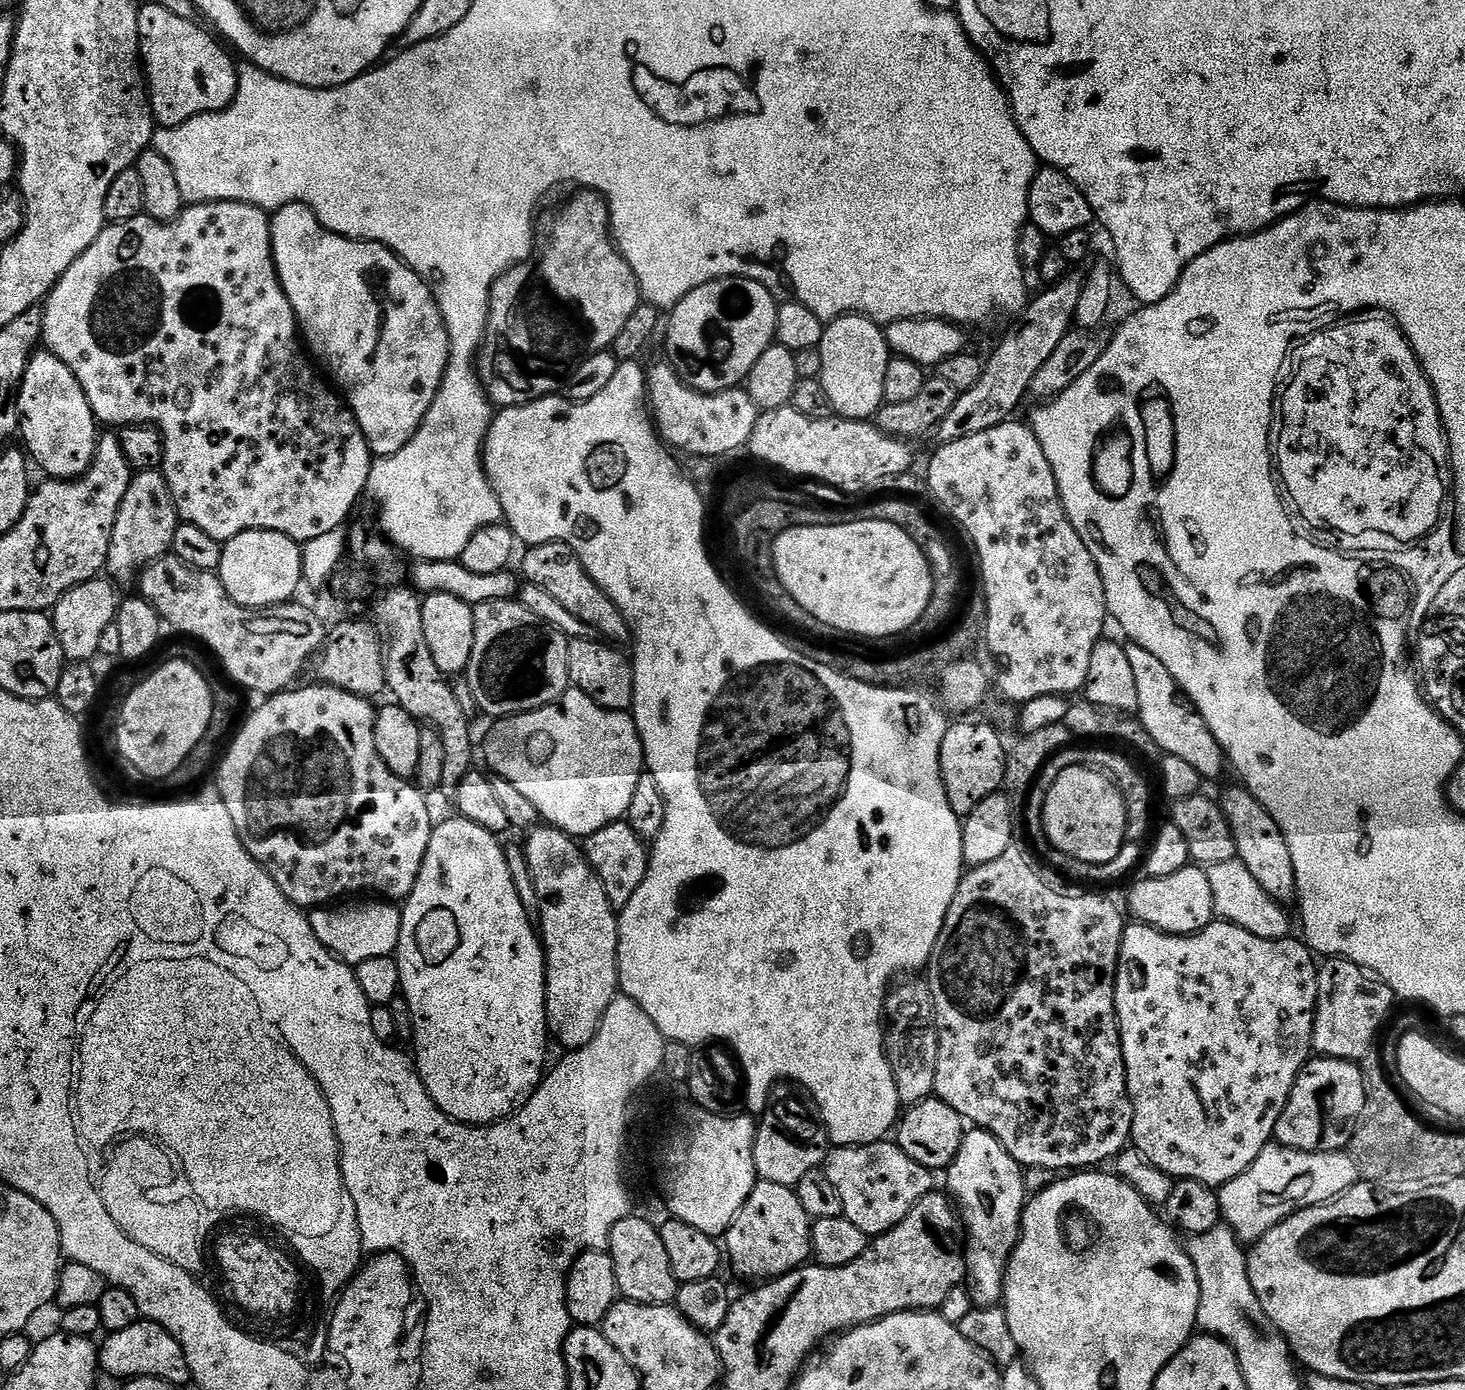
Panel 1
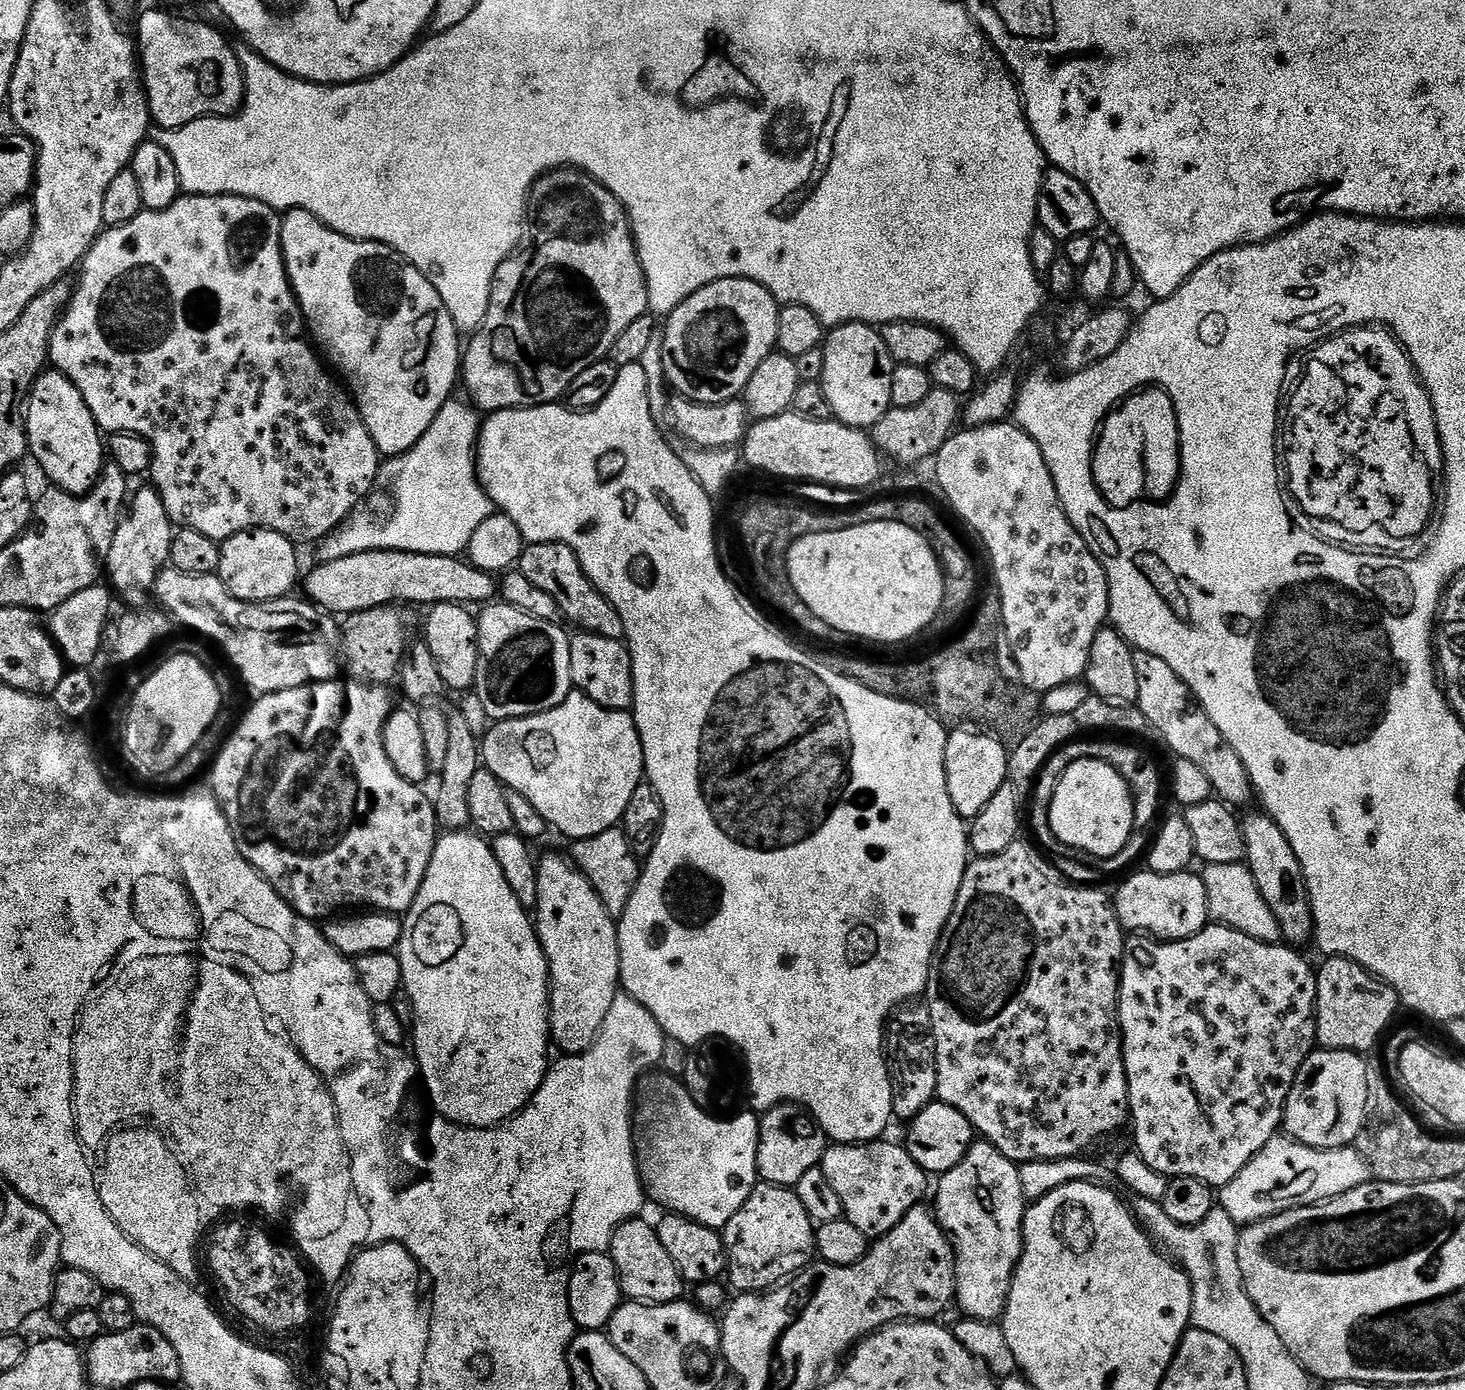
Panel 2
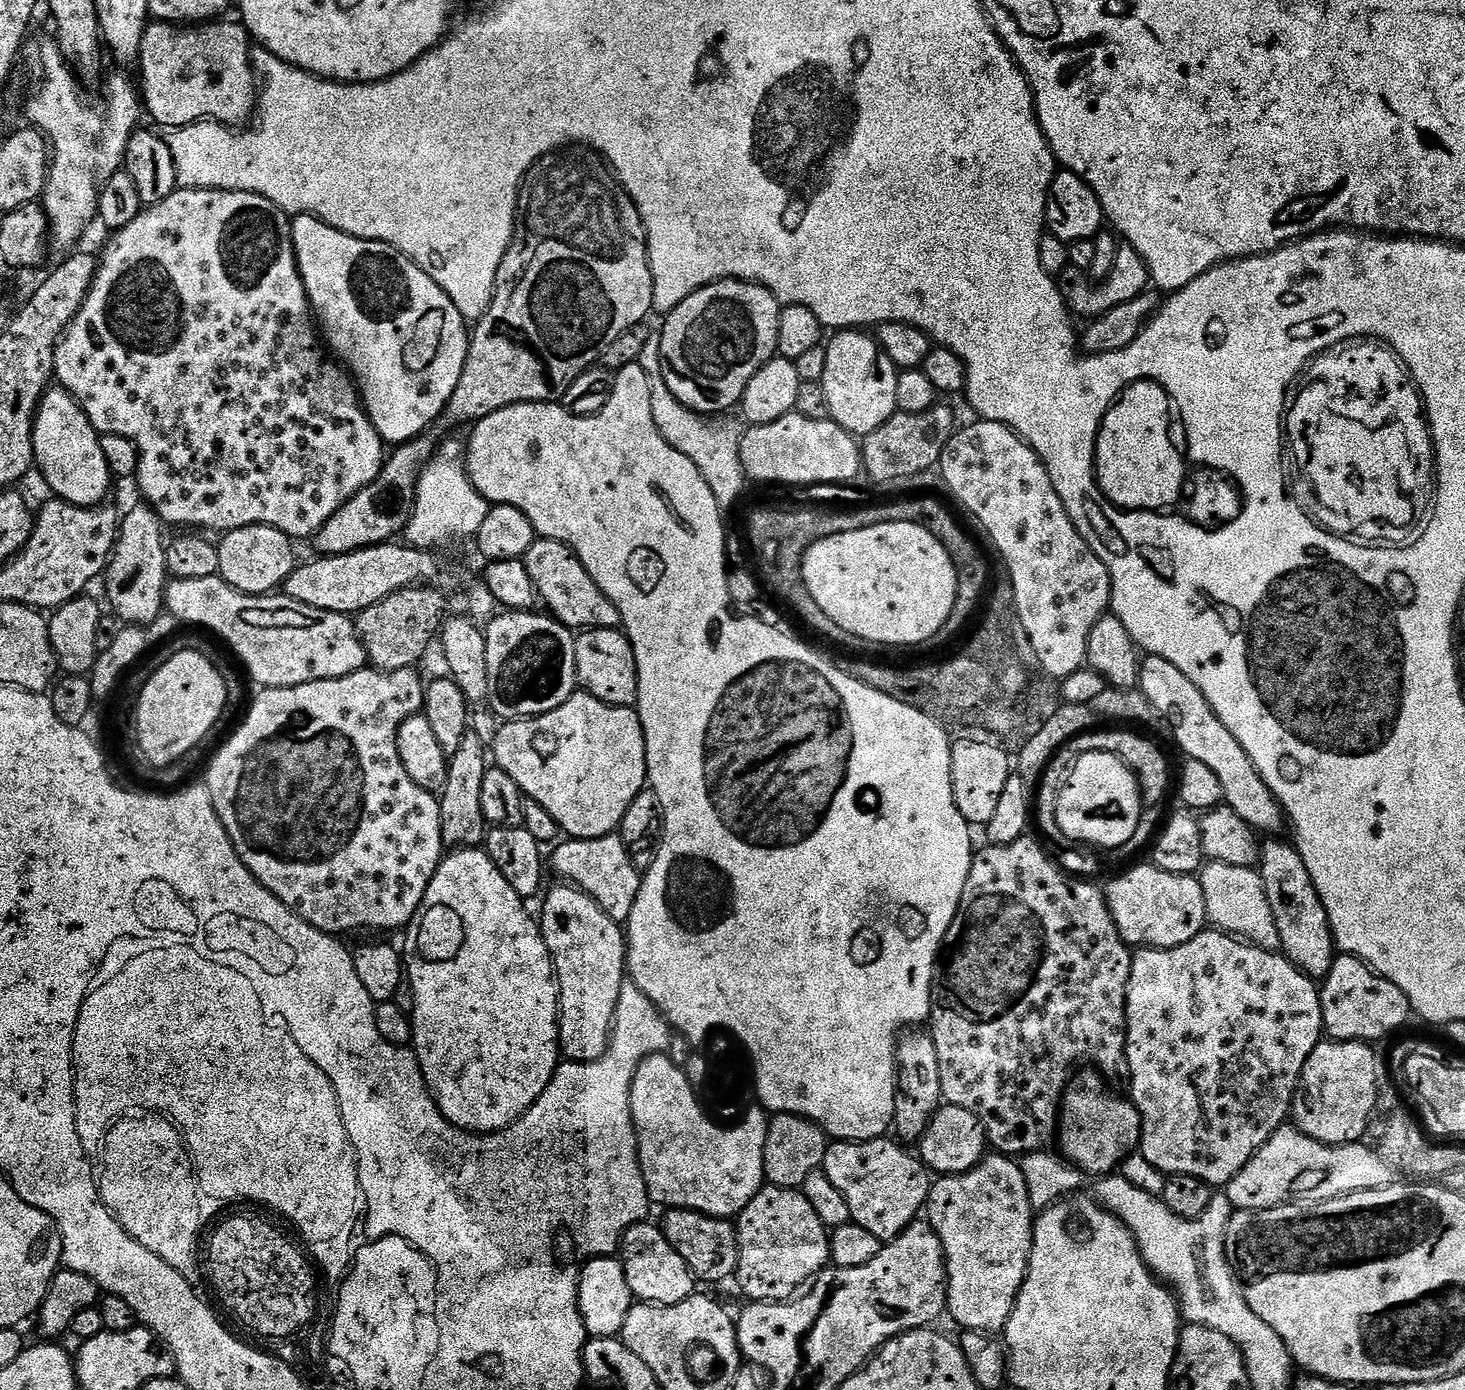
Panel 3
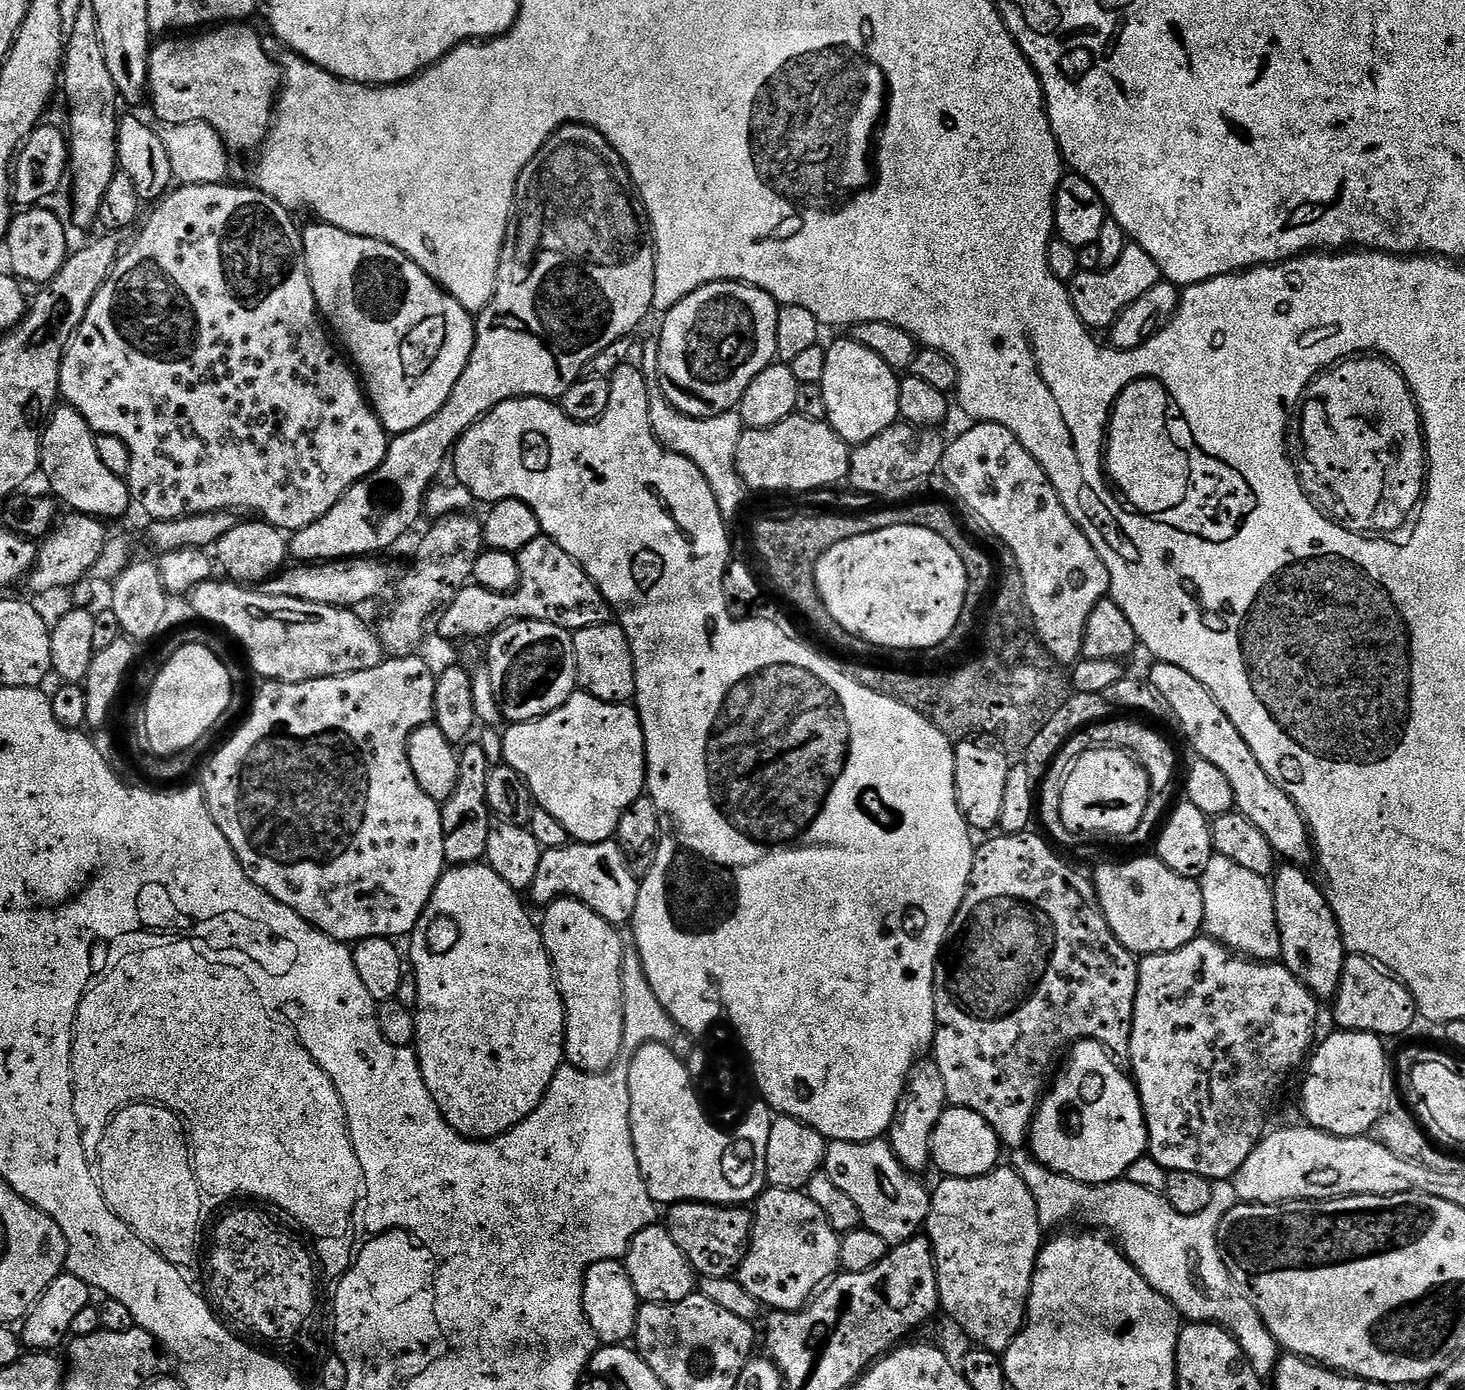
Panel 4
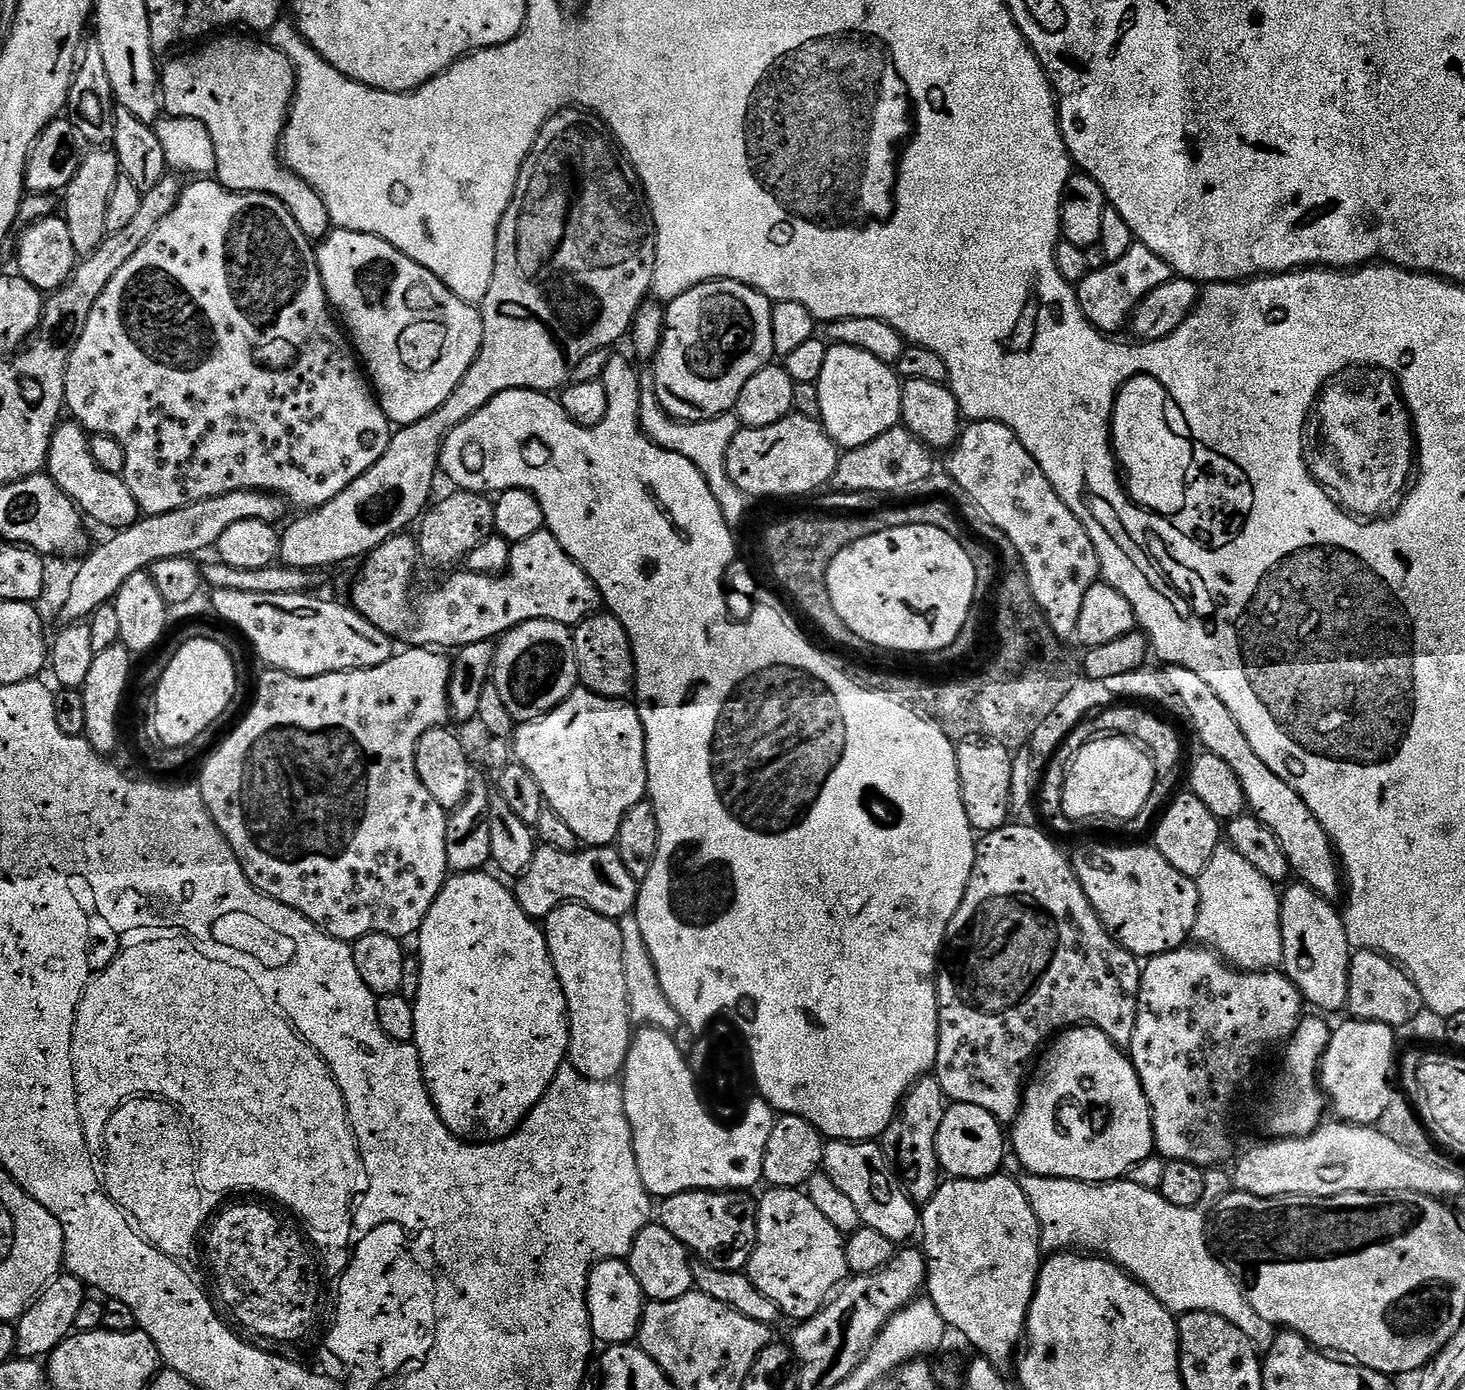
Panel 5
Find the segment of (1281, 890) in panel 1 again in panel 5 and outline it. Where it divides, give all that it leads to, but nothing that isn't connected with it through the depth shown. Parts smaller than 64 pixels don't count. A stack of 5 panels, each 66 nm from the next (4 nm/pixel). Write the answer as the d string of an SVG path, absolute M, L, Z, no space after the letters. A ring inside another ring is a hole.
M1302 882L1289 883L1283 889L1280 901L1283 971L1292 979L1305 1001L1311 1007L1313 1004L1321 1008L1316 1009L1321 1013L1343 1013L1347 1009L1350 962L1354 951L1344 929L1343 915L1332 904L1335 903L1331 899L1318 895Z

